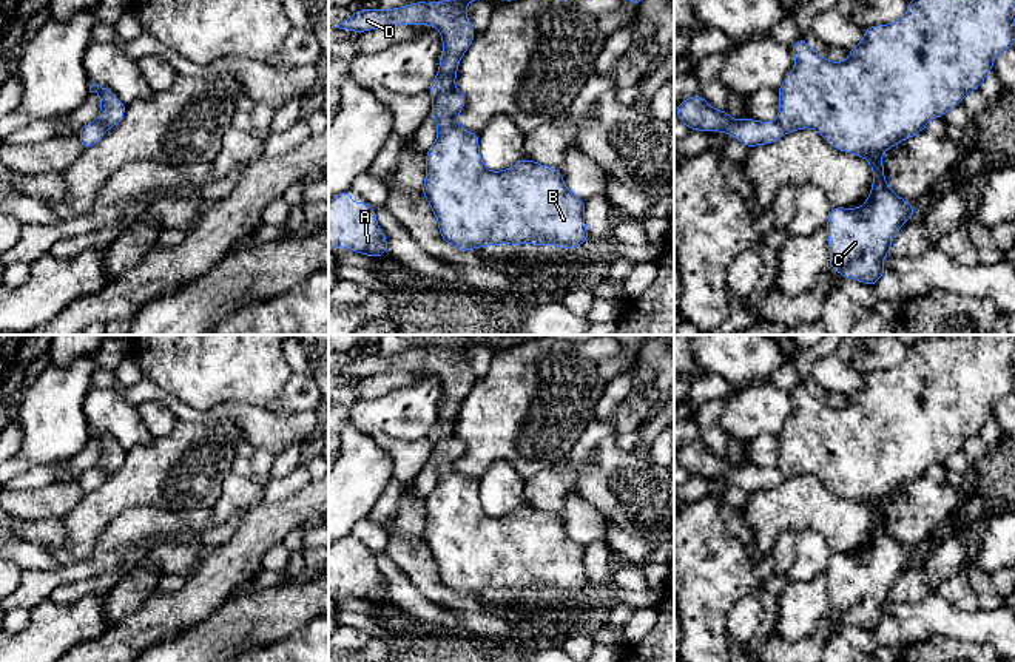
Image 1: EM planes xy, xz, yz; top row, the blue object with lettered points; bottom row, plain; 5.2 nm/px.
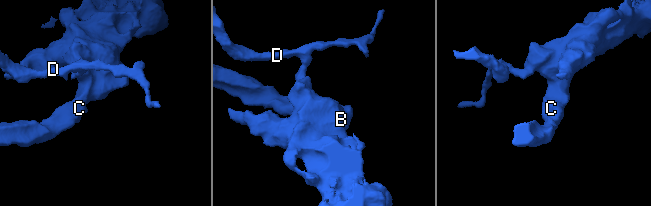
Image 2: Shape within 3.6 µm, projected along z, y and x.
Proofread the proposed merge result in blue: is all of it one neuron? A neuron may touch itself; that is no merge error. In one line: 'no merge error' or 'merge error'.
merge error

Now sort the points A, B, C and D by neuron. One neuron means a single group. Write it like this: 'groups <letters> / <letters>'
groups A B C / D

